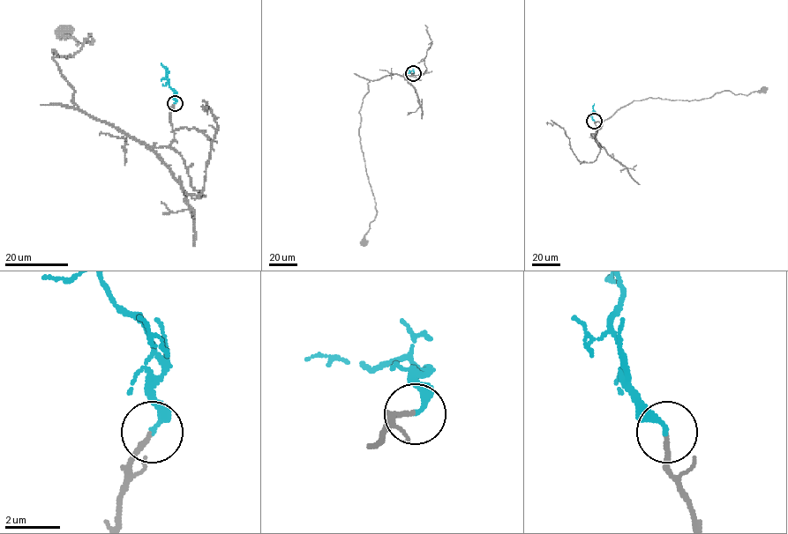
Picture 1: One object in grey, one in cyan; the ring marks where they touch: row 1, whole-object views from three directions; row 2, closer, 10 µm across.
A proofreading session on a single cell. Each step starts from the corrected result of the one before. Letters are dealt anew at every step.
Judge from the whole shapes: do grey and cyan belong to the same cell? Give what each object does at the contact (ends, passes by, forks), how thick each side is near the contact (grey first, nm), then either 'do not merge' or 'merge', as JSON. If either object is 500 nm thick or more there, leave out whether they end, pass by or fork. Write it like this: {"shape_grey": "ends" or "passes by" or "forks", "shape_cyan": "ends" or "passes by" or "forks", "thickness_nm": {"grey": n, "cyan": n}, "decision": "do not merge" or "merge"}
{"shape_grey": "ends", "shape_cyan": "ends", "thickness_nm": {"grey": 170, "cyan": 200}, "decision": "merge"}

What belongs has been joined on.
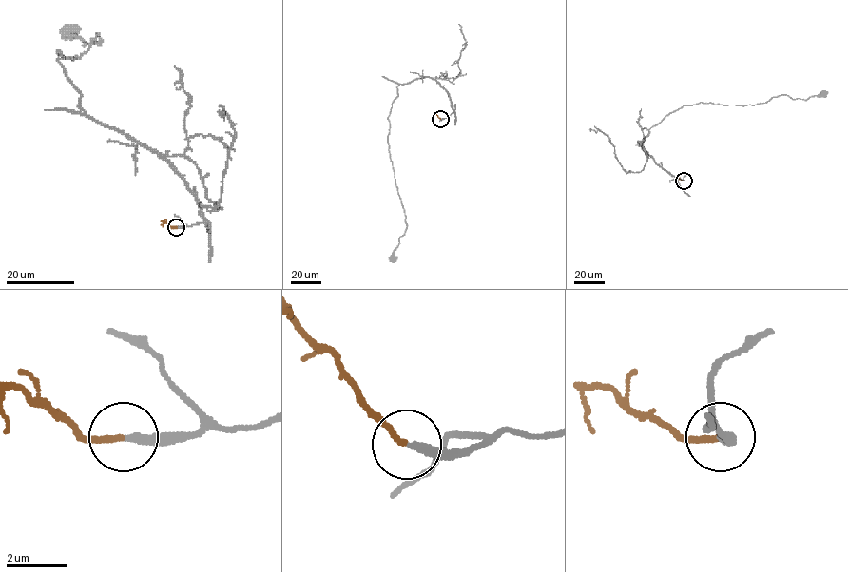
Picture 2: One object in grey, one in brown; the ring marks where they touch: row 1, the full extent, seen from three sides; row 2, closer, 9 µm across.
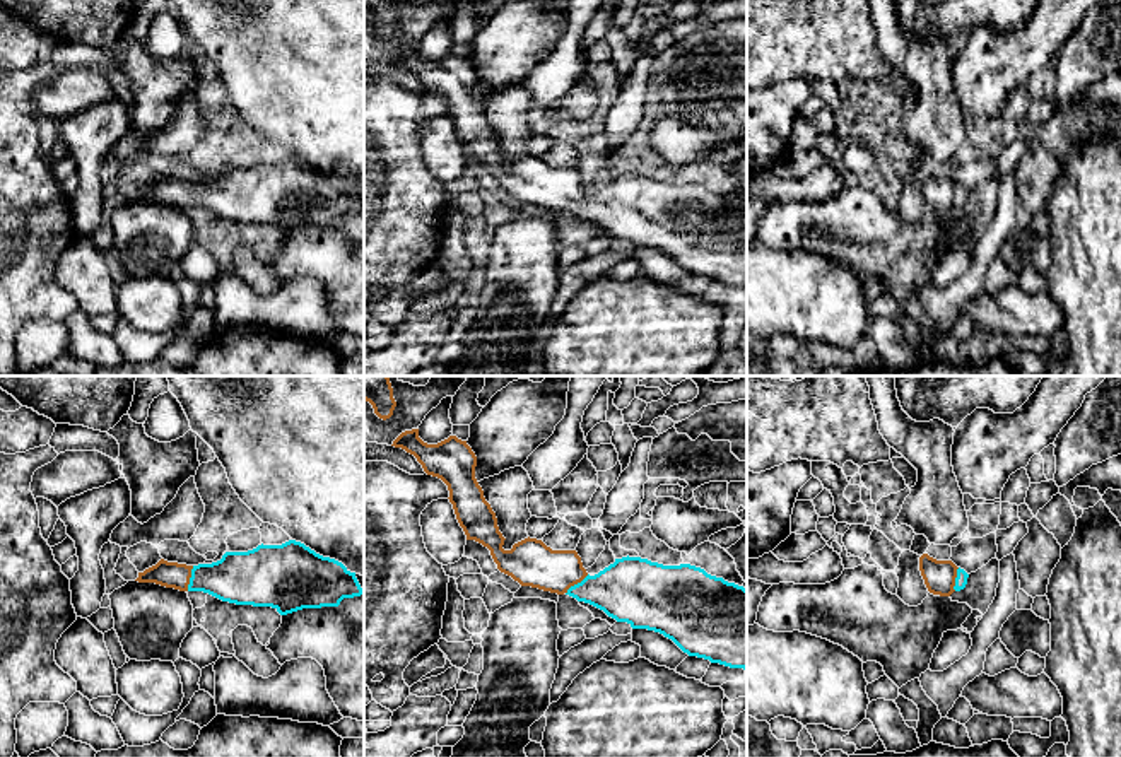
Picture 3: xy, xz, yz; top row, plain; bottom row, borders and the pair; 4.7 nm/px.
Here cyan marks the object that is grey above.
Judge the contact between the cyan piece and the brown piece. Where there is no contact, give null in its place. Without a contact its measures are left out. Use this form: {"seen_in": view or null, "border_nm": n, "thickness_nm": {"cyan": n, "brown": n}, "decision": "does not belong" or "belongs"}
{"seen_in": "xy", "border_nm": 120, "thickness_nm": {"cyan": 260, "brown": 130}, "decision": "belongs"}

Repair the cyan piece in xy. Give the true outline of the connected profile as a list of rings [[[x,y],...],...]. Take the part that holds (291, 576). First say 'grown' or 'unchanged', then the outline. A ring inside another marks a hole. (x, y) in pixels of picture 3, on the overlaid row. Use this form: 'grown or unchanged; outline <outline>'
grown; outline [[[296,540],[226,552],[212,564],[186,566],[161,559],[138,572],[135,581],[203,591],[236,605],[272,607],[280,615],[338,607],[343,598],[364,595],[355,572]]]

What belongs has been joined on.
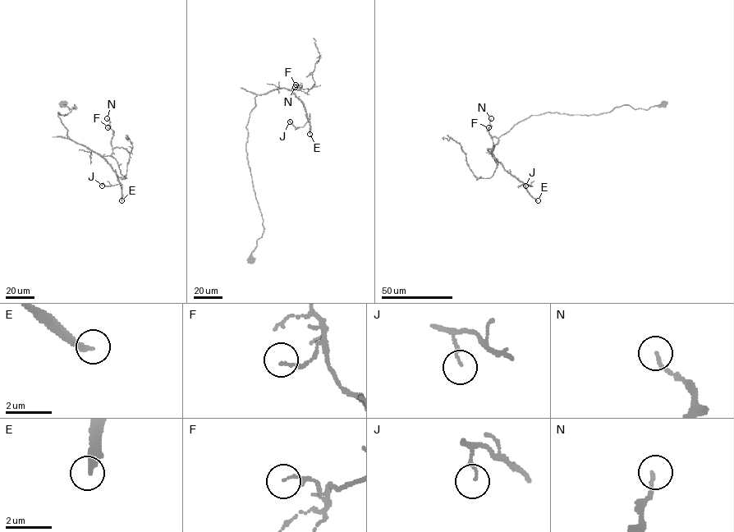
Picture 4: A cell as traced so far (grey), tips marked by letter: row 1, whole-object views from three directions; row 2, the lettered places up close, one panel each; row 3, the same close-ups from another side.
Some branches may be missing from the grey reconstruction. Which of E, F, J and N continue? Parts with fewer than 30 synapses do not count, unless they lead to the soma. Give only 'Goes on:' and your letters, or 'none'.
Goes on: E

